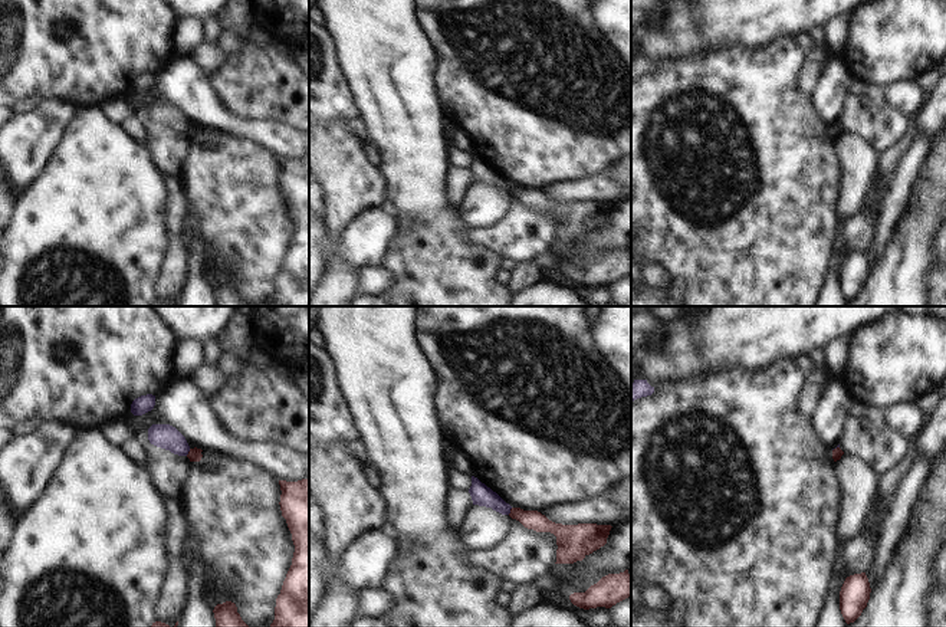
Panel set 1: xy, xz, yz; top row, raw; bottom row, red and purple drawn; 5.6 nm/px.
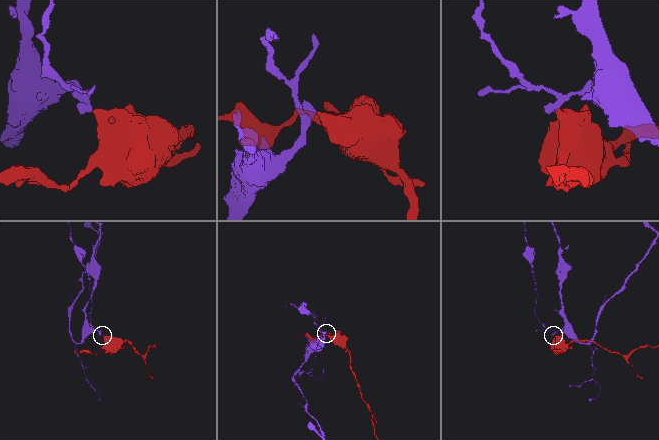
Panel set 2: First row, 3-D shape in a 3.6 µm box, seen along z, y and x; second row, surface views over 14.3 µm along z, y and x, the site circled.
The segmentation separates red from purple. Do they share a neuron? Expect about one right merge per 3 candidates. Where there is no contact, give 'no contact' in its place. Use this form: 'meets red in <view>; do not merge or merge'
meets red in xy; do not merge

